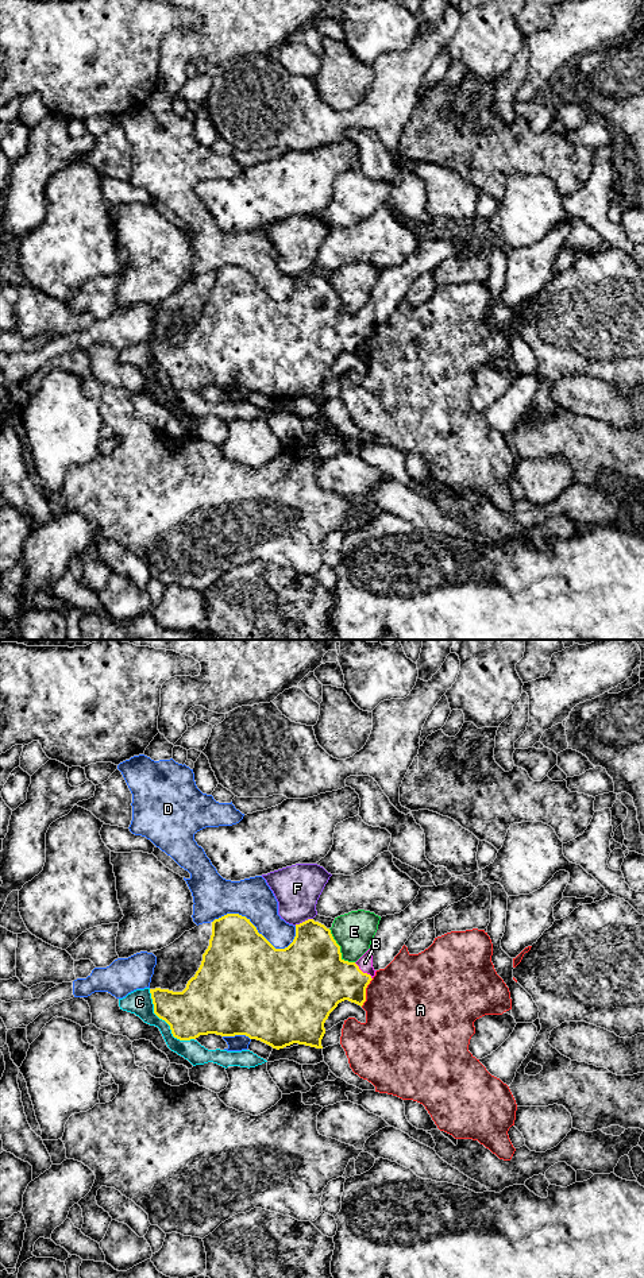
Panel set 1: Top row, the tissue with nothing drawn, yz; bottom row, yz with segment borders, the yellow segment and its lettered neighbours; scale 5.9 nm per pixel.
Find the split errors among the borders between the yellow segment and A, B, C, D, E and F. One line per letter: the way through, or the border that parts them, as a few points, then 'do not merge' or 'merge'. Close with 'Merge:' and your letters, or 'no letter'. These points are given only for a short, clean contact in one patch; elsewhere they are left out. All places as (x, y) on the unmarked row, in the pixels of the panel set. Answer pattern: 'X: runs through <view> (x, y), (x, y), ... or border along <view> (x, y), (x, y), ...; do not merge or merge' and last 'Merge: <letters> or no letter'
A: border along yz (373, 331), (366, 340), (366, 352), (361, 358); do not merge
B: runs through yz (322, 332), (350, 332), (362, 324), (365, 315); merge
C: do not merge
D: do not merge
E: do not merge
F: do not merge
Merge: B

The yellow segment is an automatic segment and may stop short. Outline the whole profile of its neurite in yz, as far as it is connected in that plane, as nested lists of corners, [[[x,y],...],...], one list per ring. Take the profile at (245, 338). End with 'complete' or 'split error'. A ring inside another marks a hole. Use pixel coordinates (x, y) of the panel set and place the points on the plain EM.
[[[456,229],[443,238],[421,239],[404,263],[381,270],[370,301],[356,314],[344,313],[331,282],[313,271],[296,277],[293,294],[285,301],[275,301],[250,271],[227,266],[212,274],[209,298],[182,344],[150,341],[154,366],[170,378],[173,389],[180,393],[208,386],[246,387],[277,402],[293,395],[323,401],[324,375],[338,356],[348,352],[362,359],[375,324],[394,312],[413,282],[468,250],[474,242],[473,236]]]; split error

